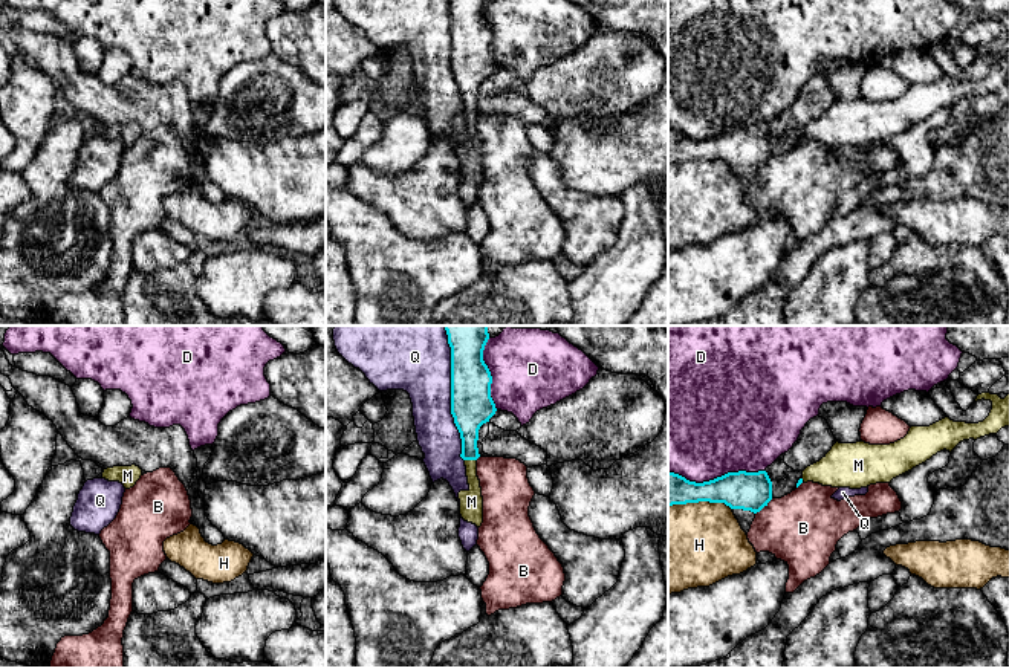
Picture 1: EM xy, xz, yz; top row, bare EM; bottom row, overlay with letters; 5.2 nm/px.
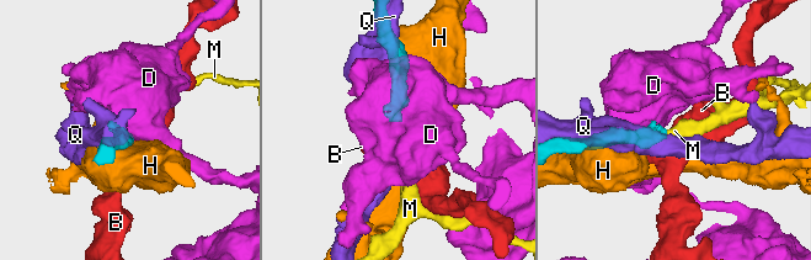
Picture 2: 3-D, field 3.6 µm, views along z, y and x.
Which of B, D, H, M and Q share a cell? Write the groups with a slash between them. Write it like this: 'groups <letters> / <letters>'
groups B / D / H / M / Q

